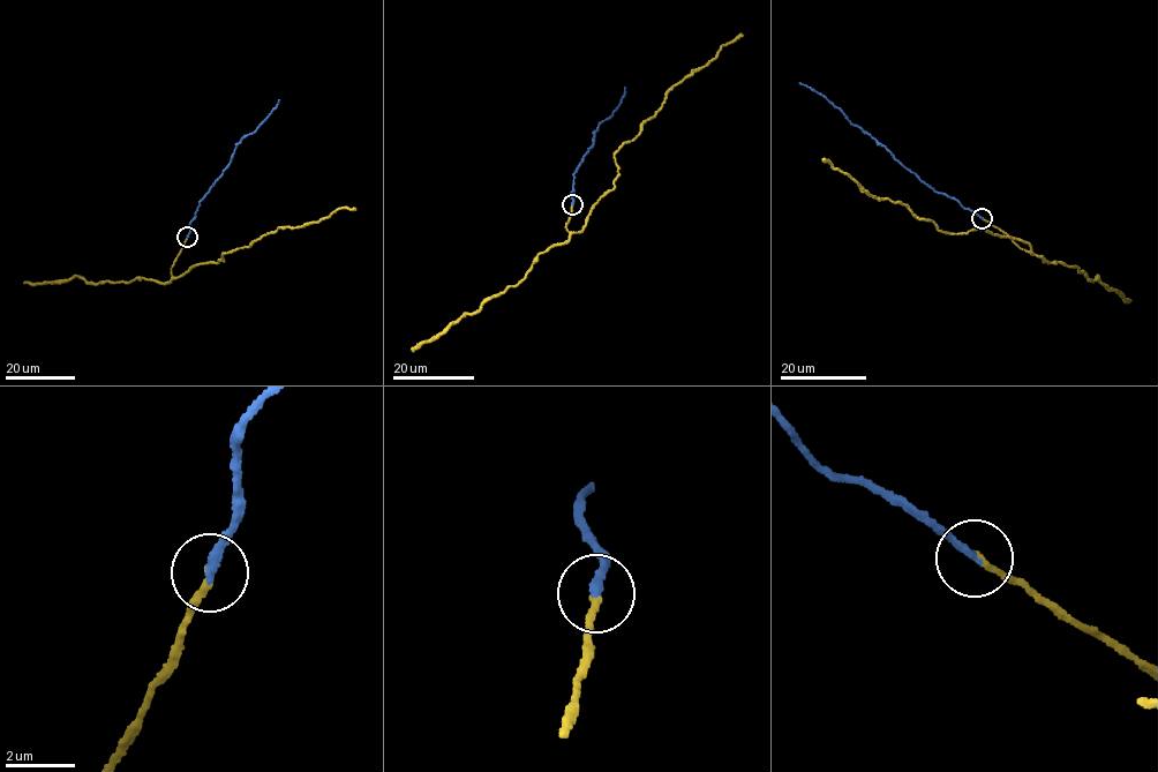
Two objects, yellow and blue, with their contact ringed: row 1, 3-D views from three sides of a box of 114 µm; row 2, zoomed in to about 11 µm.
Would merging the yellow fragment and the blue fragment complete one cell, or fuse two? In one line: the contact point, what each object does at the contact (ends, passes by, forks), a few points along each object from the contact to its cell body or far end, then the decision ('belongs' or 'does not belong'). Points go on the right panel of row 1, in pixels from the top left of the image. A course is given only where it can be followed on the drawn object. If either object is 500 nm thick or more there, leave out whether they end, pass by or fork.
(982, 218) | yellow ends | blue ends | yellow via (982, 218), (1031, 252), (1027, 244), (984, 230), (940, 231), (904, 204), (871, 194), (824, 158) | blue via (982, 218), (952, 197), (933, 190), (822, 95), (799, 82) | belongs

